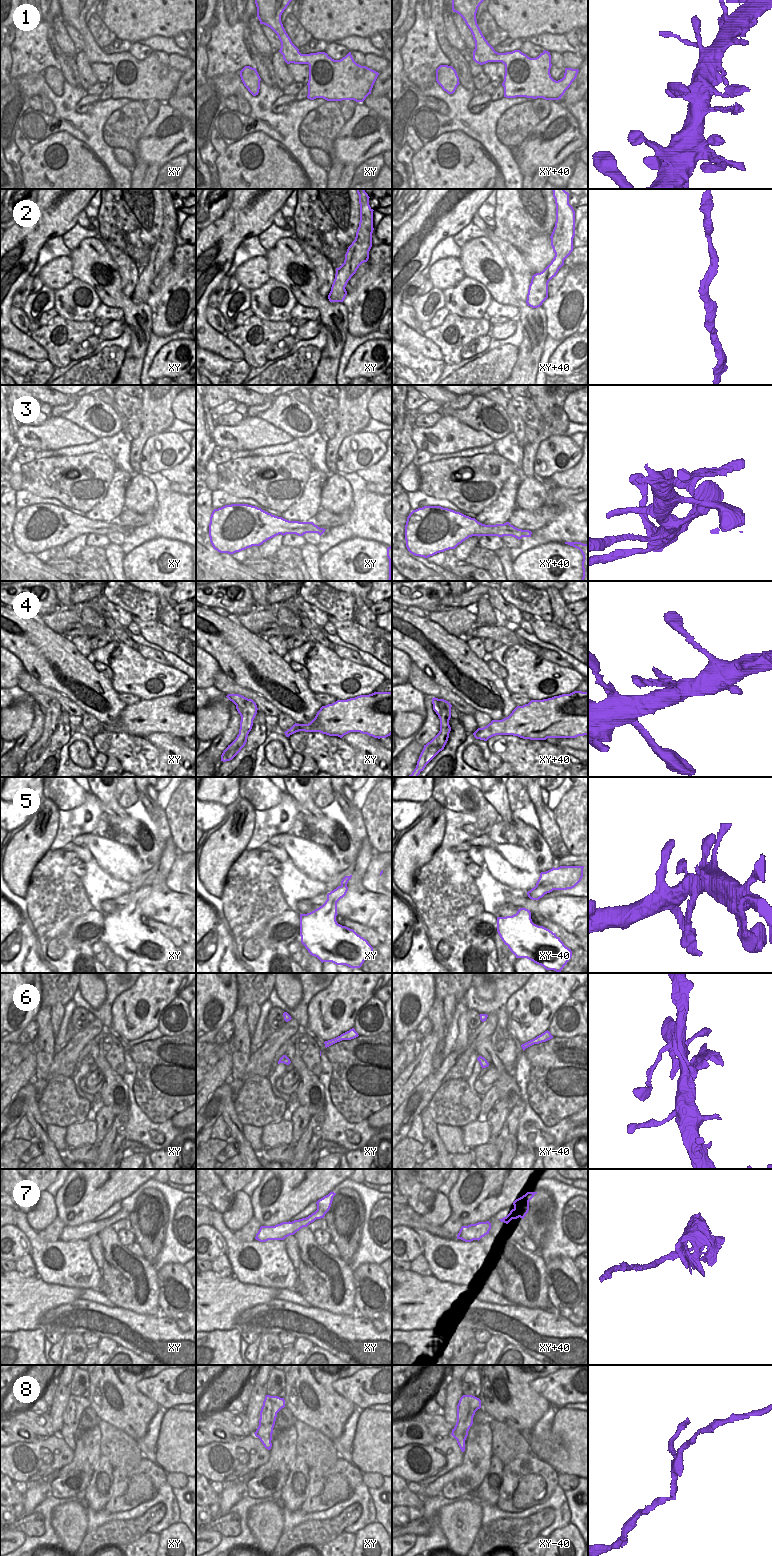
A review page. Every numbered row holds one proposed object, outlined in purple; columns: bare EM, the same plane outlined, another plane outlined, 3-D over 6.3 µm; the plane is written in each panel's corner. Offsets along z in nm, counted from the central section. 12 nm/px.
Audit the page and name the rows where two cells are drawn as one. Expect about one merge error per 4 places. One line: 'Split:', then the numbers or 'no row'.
Split: 7

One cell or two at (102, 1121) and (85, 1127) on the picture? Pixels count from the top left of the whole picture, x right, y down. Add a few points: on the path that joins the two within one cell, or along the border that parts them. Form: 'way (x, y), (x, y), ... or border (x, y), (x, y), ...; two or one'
border (92, 1117), (96, 1124), (95, 1143); two

